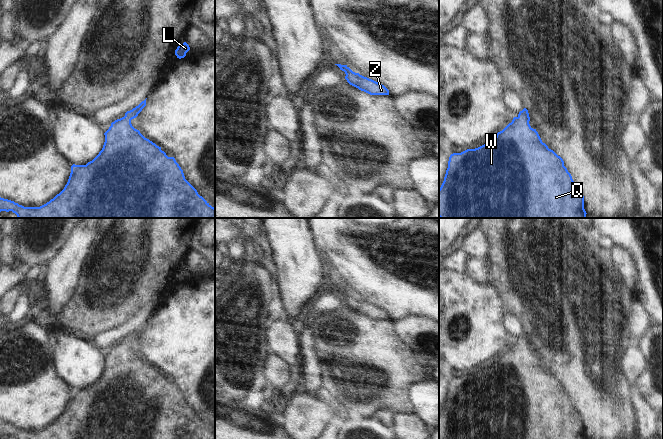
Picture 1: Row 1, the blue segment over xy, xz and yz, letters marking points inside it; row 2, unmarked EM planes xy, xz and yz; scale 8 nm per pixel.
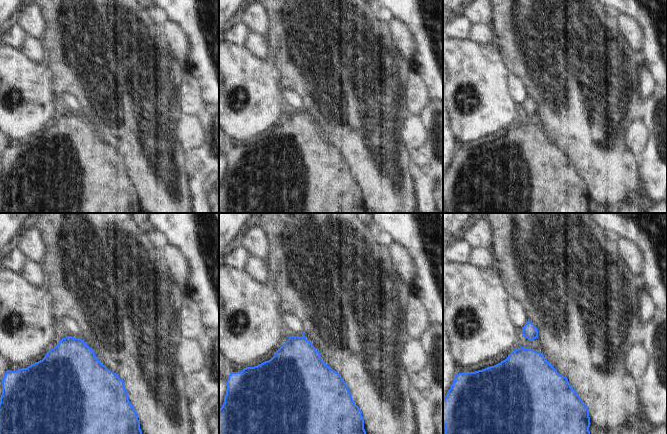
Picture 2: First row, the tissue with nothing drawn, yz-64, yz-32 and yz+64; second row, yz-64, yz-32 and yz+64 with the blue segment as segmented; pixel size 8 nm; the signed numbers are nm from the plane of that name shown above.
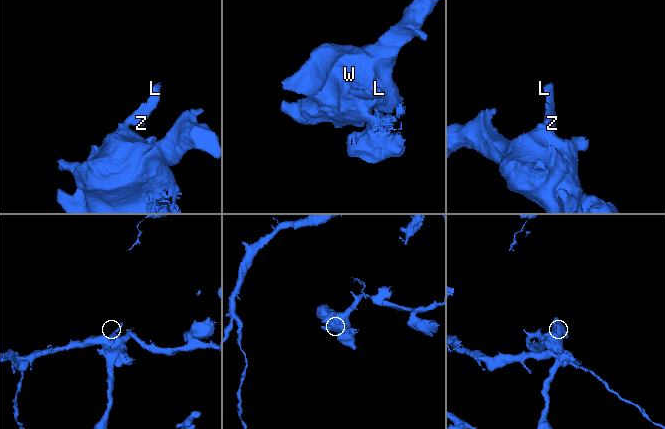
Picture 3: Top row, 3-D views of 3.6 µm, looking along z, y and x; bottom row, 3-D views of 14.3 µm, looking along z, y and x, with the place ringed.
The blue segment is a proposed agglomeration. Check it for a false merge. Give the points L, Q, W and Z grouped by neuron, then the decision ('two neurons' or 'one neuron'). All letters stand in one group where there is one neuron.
groups L Q W Z; one neuron

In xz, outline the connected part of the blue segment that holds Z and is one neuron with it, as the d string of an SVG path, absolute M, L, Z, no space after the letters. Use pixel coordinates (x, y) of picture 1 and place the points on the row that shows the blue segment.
M335 65L337 65L340 68L340 70L345 72L345 79L350 85L370 95L389 95L389 90L381 83L364 77L359 73L353 72L347 65Z

